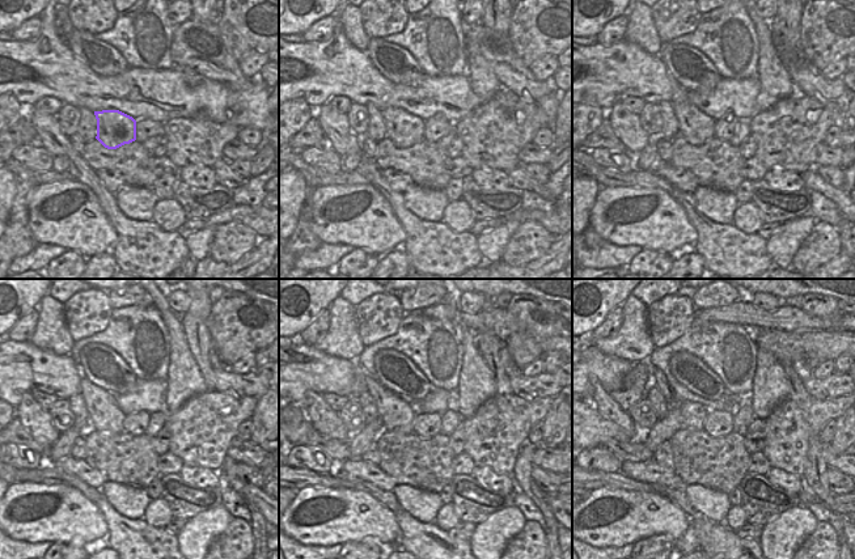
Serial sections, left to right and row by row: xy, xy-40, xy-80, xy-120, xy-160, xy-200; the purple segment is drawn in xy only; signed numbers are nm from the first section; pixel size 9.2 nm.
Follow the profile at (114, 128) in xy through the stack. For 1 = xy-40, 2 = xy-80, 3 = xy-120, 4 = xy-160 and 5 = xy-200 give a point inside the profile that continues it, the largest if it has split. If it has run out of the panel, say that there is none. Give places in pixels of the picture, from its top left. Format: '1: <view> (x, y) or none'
1: xy-40 (405, 130)
2: xy-80 (694, 126)
3: xy-120 (105, 415)
4: xy-160 (397, 415)
5: xy-200 (693, 414)

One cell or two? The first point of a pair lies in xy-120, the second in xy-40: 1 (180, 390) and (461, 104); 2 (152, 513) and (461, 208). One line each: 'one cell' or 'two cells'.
1: two cells
2: one cell

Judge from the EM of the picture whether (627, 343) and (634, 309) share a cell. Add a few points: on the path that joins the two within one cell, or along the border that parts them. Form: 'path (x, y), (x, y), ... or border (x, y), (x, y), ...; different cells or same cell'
path (634, 335), (634, 317); same cell

